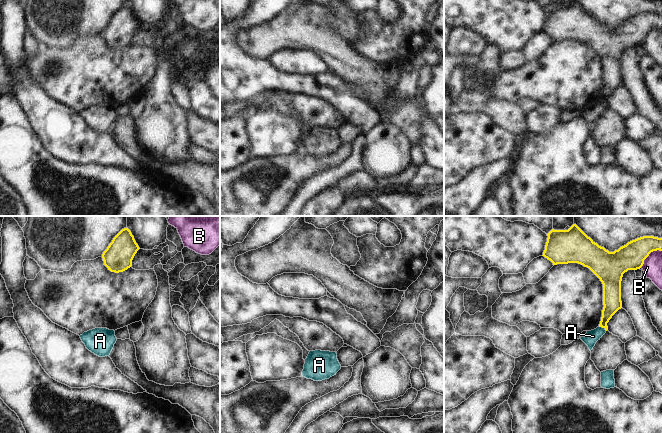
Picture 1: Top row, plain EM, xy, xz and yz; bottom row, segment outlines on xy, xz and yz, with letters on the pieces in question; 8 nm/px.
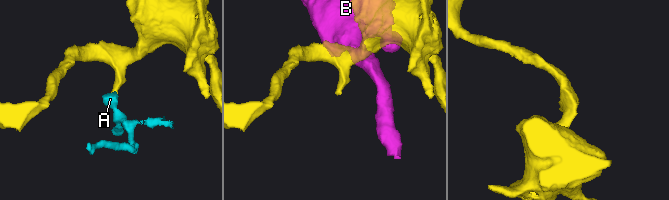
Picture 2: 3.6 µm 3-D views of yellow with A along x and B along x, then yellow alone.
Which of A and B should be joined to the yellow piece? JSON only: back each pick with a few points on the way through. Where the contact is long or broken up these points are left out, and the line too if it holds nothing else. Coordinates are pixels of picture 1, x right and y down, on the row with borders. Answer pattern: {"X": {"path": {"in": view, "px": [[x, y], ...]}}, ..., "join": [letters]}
{"join": []}

